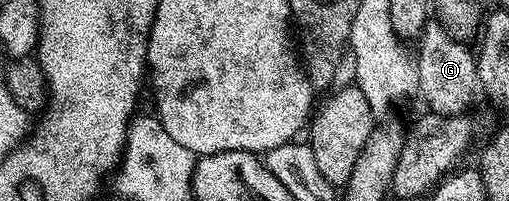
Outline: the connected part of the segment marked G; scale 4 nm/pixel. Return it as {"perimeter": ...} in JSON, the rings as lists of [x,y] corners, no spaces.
{"perimeter":[[[432,19],[427,22],[422,32],[422,40],[420,45],[420,53],[415,54],[416,63],[418,65],[418,83],[420,84],[419,96],[424,97],[424,101],[428,104],[427,108],[438,115],[450,115],[458,117],[469,112],[468,108],[476,101],[476,92],[481,92],[480,72],[476,66],[477,54],[467,49],[463,40],[452,36],[451,32],[439,20]]]}

